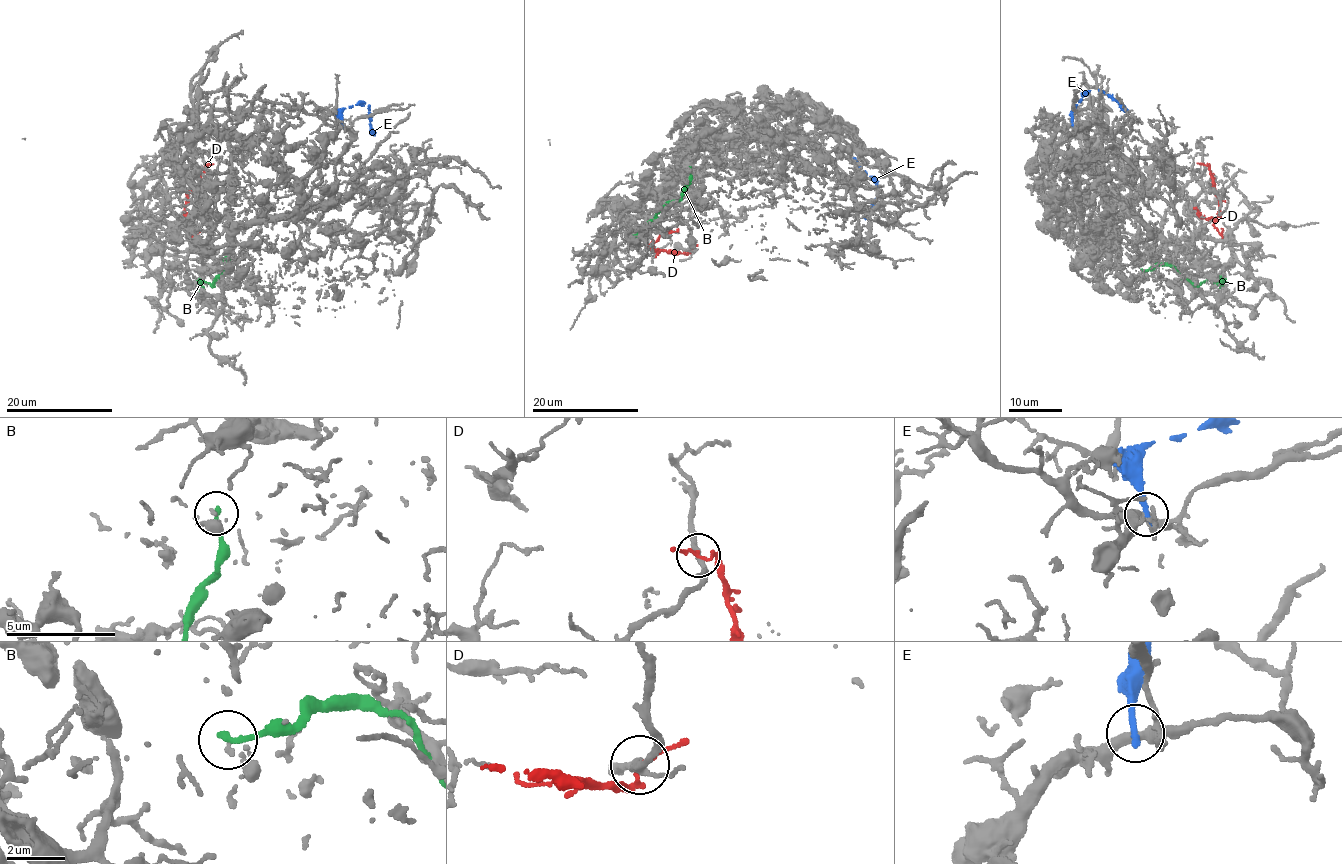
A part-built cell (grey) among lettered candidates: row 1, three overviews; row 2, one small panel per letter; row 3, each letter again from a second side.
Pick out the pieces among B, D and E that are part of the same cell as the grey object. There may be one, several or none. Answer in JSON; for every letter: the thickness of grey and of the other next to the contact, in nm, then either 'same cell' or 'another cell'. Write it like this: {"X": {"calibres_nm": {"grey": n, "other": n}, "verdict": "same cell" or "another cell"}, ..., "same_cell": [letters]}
{"B": {"calibres_nm": {"grey": 110, "other": 220}, "verdict": "another cell"}, "D": {"calibres_nm": {"grey": 240, "other": 130}, "verdict": "another cell"}, "E": {"calibres_nm": {"grey": 320, "other": 260}, "verdict": "another cell"}, "same_cell": []}

